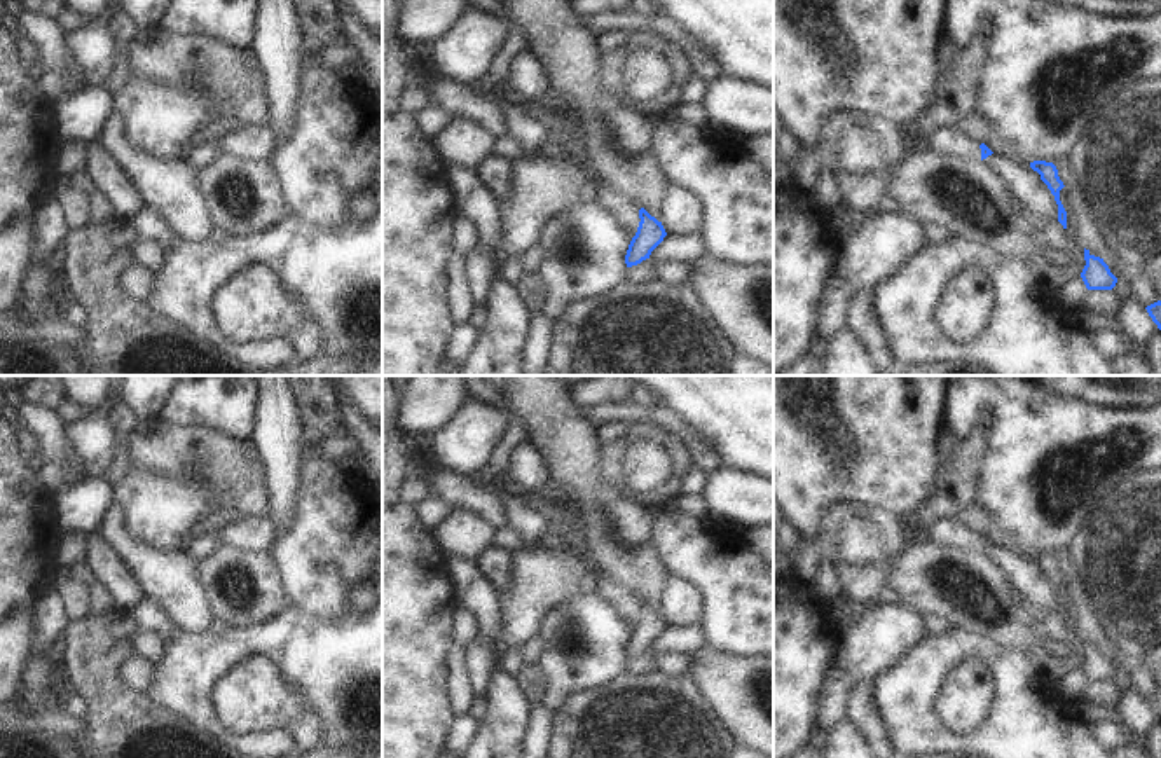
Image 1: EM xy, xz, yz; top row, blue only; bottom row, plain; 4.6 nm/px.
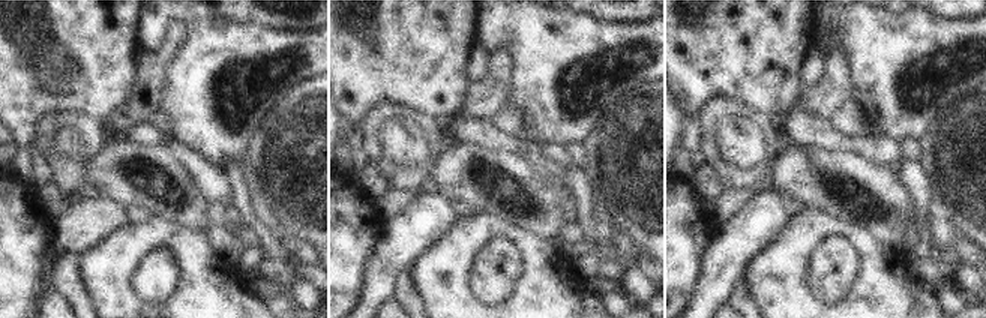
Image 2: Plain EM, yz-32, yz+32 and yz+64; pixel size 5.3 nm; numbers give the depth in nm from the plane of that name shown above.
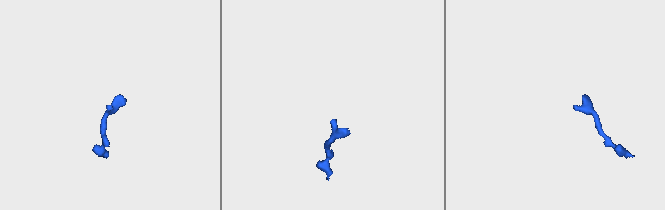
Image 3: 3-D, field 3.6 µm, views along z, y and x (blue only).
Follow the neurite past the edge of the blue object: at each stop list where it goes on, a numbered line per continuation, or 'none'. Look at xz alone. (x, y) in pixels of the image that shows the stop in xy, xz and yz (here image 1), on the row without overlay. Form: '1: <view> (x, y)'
none

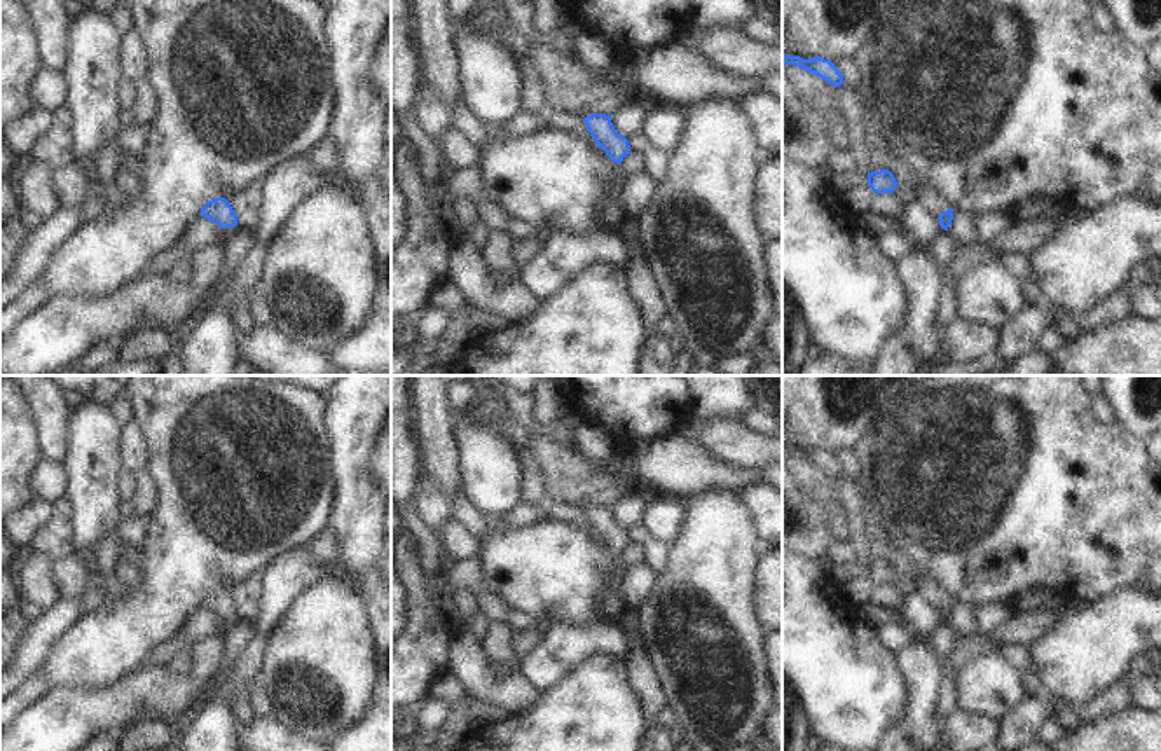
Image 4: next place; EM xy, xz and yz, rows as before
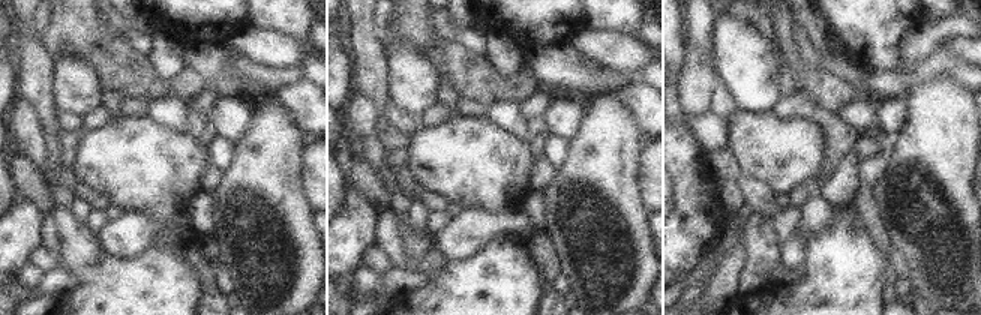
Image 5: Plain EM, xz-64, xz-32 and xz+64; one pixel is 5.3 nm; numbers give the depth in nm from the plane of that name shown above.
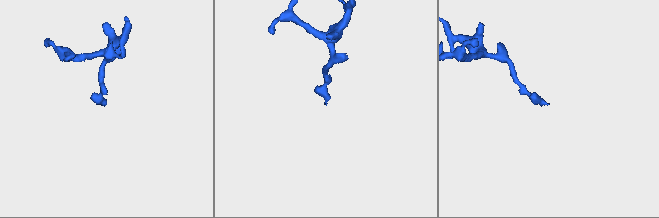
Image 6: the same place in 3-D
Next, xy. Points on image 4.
none

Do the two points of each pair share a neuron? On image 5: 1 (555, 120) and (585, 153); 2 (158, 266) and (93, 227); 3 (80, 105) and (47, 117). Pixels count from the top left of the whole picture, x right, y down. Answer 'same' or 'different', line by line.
1: different
2: different
3: different

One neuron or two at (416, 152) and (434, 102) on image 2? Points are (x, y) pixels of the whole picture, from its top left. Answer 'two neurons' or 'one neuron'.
two neurons

